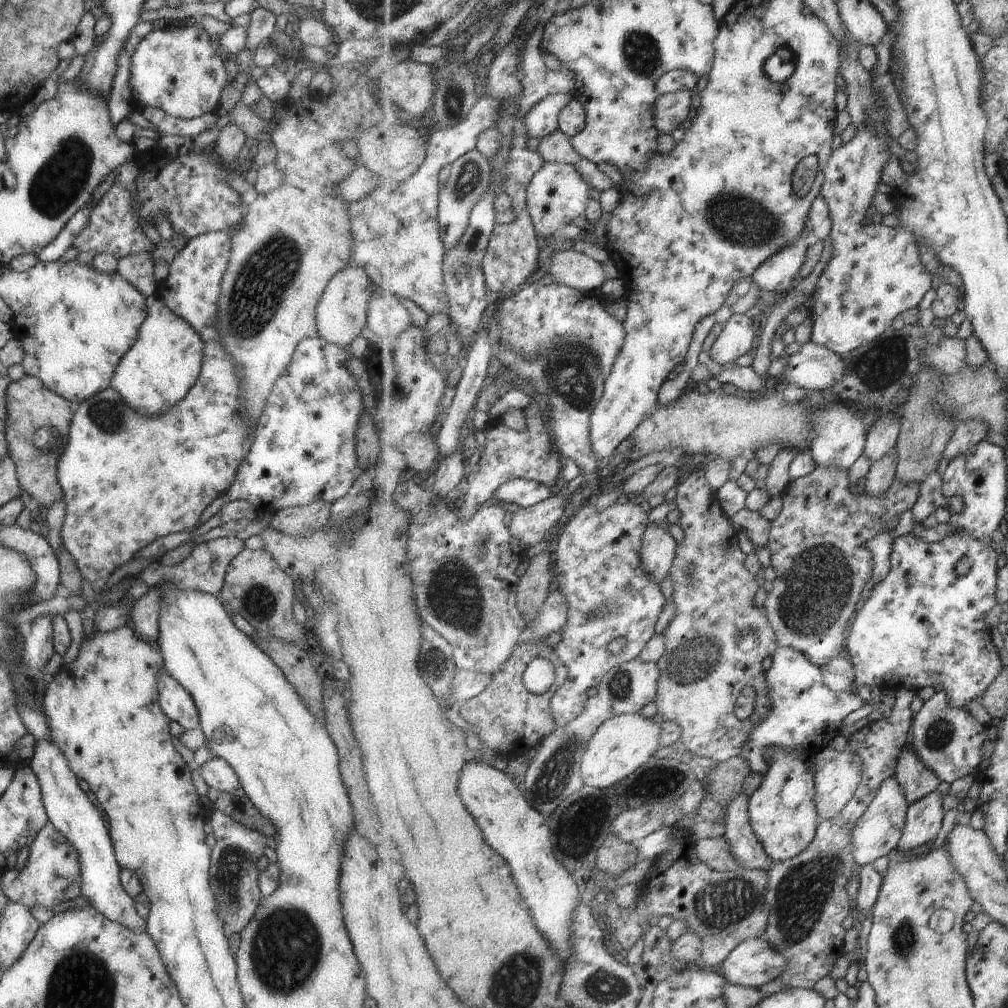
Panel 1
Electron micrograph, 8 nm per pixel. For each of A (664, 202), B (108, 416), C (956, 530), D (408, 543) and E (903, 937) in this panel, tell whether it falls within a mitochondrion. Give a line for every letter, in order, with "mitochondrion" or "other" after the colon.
A: other
B: mitochondrion
C: other
D: other
E: mitochondrion

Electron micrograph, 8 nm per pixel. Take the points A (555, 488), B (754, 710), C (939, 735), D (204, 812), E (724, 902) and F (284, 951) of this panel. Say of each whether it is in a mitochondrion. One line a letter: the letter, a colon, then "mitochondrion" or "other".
A: other
B: other
C: mitochondrion
D: other
E: mitochondrion
F: mitochondrion

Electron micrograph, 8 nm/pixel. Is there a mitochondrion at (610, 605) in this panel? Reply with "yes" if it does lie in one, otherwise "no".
yes

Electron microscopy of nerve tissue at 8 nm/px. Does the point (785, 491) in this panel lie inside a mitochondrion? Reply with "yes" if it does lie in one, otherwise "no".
no

